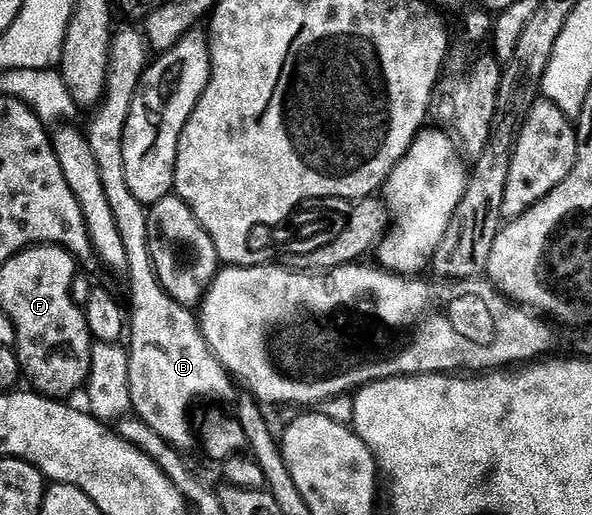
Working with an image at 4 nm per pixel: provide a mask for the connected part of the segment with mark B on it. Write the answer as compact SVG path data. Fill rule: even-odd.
M117 30L112 36L112 46L108 48L108 80L104 90L104 98L96 104L88 119L86 134L90 153L94 153L94 161L98 163L98 173L102 175L102 189L106 189L106 202L114 212L114 225L118 225L118 234L126 244L126 259L128 261L128 293L132 297L130 307L130 334L126 339L126 350L130 361L130 401L135 418L141 419L158 437L176 448L181 453L187 453L192 447L192 419L188 414L199 399L228 399L232 395L234 380L226 368L216 360L204 335L199 330L197 318L189 308L174 301L158 281L152 258L148 252L148 212L149 208L140 203L126 185L125 169L122 165L122 145L126 121L130 117L130 105L140 88L140 79L144 69L150 62L150 48L145 36L139 30Z

